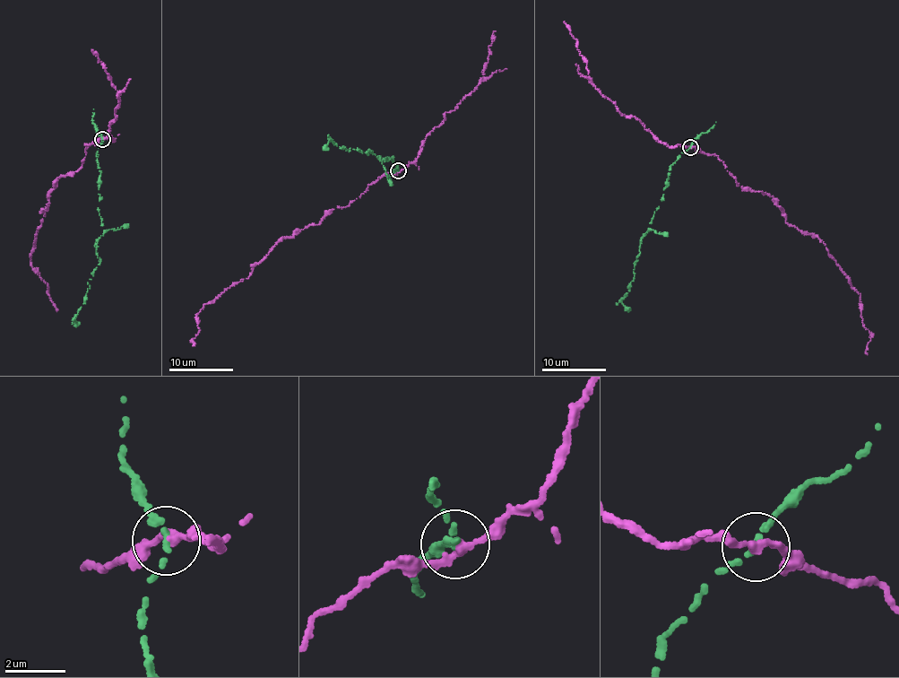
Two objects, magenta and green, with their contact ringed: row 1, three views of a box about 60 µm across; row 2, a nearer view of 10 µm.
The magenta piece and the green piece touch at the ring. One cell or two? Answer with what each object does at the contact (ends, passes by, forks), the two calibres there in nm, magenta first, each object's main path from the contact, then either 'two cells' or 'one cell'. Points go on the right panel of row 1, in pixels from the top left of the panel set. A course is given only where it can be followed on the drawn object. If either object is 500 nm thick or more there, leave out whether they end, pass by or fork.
magenta passes by; green ends there; 240 nm thick on the magenta side, 280 nm on the other; magenta runs (690, 148), (714, 154), (739, 186), (772, 196), (785, 221), (825, 245), (860, 295), (871, 334), (867, 354); green runs (690, 148), (669, 169), (663, 199), (642, 239), (634, 278), (622, 300), (628, 312); two cells

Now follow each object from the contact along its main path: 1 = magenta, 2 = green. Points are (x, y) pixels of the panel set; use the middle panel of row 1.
1: (398, 170), (370, 184), (317, 224), (278, 242), (246, 278), (197, 313), (199, 330), (193, 345)
2: (398, 170), (393, 157), (383, 160), (370, 151), (367, 153), (350, 148), (349, 152), (330, 140), (324, 149)

